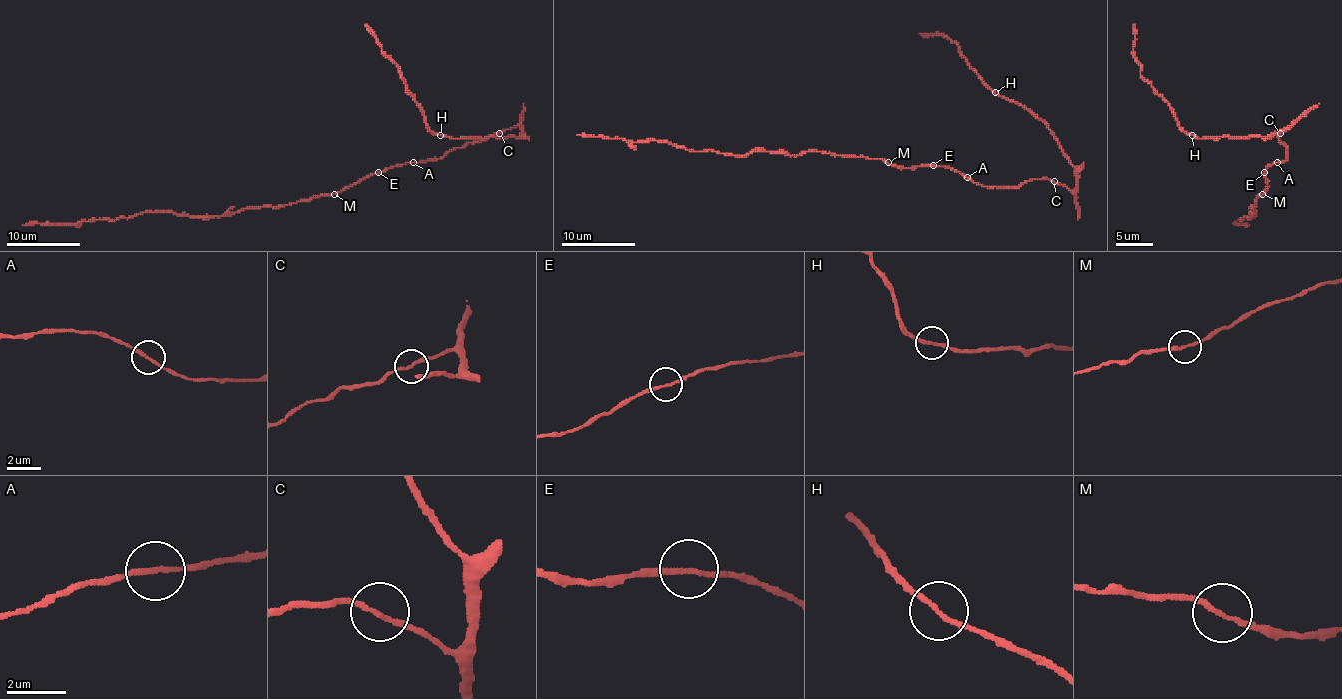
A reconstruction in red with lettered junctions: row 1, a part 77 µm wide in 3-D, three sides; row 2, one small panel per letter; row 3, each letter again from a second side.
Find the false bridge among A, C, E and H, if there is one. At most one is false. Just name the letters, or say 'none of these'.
none of these

